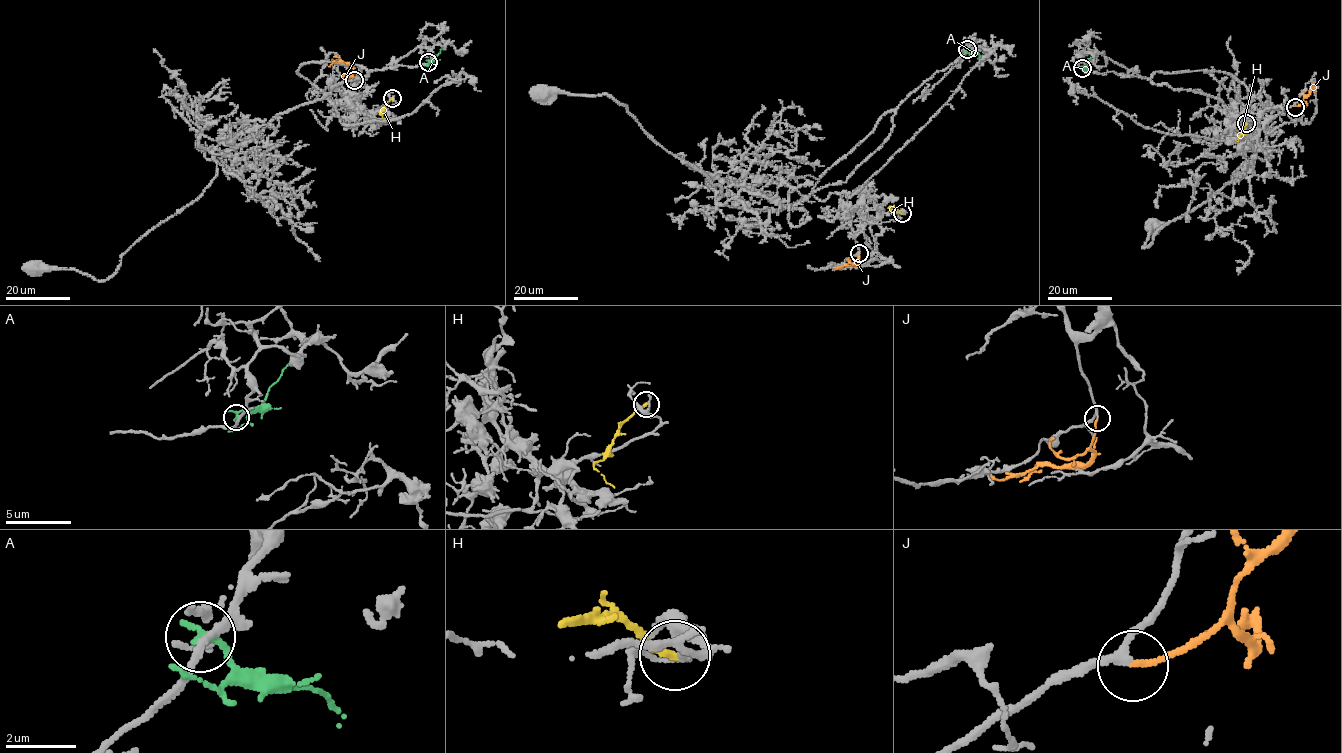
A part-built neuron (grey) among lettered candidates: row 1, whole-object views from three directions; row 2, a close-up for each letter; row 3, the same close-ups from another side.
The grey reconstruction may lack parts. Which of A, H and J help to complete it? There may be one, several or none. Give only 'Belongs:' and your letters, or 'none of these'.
Belongs: J

